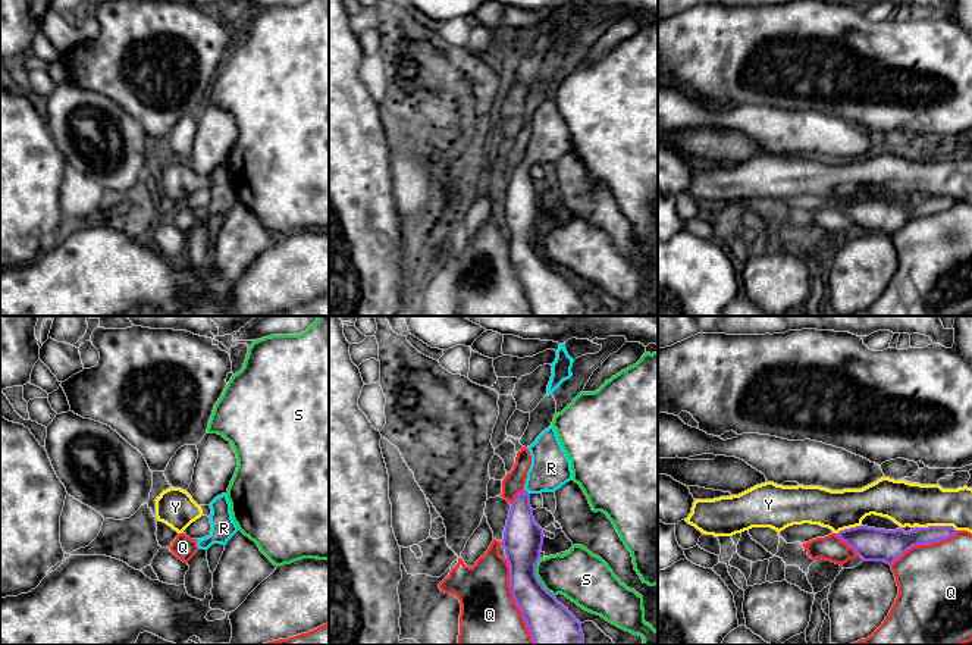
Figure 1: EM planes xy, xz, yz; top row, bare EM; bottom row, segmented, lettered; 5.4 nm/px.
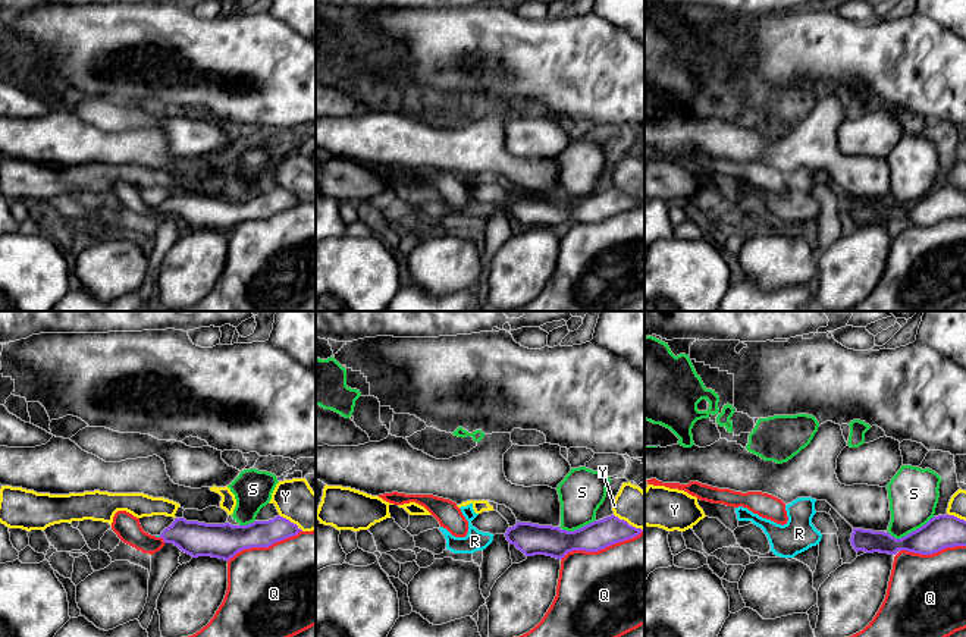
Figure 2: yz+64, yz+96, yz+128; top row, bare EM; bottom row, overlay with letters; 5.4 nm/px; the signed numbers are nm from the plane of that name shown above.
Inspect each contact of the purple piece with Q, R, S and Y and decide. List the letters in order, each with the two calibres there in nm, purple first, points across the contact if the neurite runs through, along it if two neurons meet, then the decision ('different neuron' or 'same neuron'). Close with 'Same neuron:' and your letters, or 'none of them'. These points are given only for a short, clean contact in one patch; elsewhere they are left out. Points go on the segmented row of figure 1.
Q: 240 nm thick on the purple side, 380 nm on the other; different neuron
R: 220 nm thick on the purple side, 220 nm on the other; runs through xz (523, 537), (523, 498), (526, 491), (551, 467); same neuron
S: 240 nm thick on the purple side, 280 nm on the other; different neuron
Y: 140 nm thick on the purple side, 240 nm on the other; different neuron
Same neuron: R

